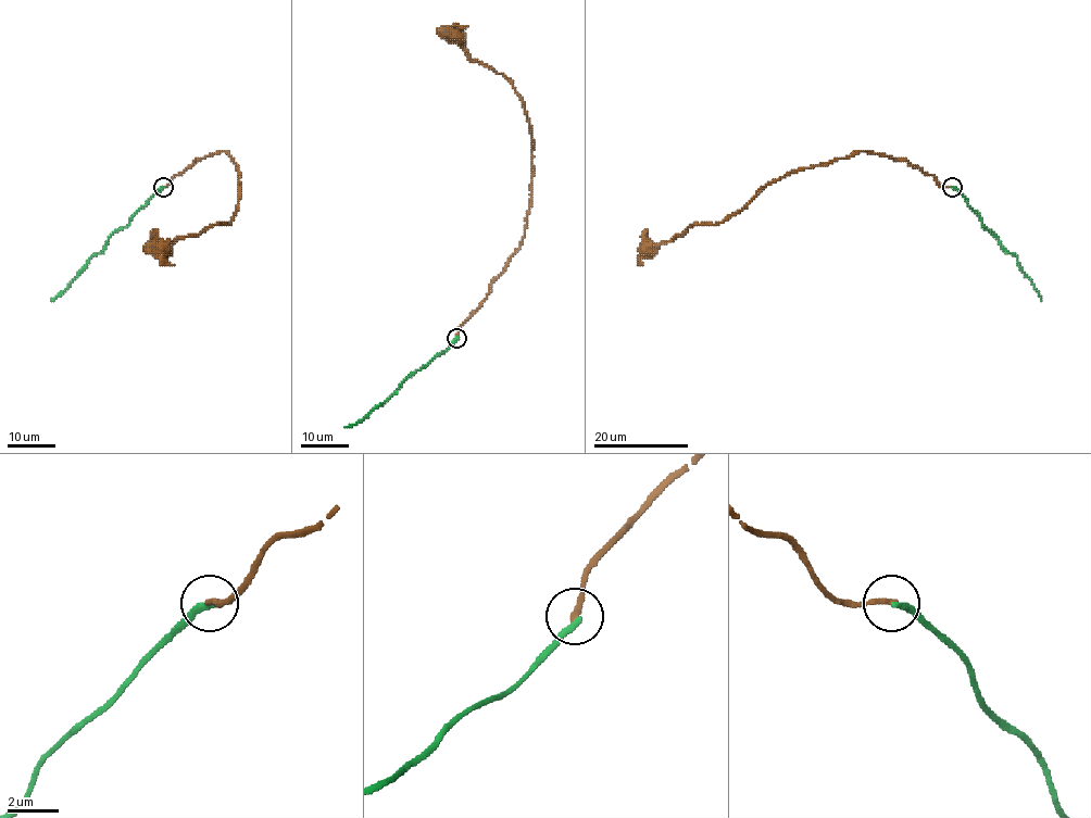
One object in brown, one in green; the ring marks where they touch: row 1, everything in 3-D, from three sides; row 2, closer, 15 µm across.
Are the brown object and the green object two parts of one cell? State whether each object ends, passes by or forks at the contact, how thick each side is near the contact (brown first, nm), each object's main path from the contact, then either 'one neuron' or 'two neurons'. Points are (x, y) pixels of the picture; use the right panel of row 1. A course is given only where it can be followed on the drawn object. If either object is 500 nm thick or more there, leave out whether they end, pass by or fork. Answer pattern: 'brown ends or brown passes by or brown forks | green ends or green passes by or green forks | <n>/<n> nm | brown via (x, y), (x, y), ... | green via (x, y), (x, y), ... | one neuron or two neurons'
brown ends | green ends | 260/260 nm | brown via (951, 187), (904, 160), (861, 151), (791, 171), (724, 221), (693, 224), (646, 249) | green via (951, 187), (964, 197), (985, 226), (1016, 258), (1020, 269), (1041, 300) | two neurons

